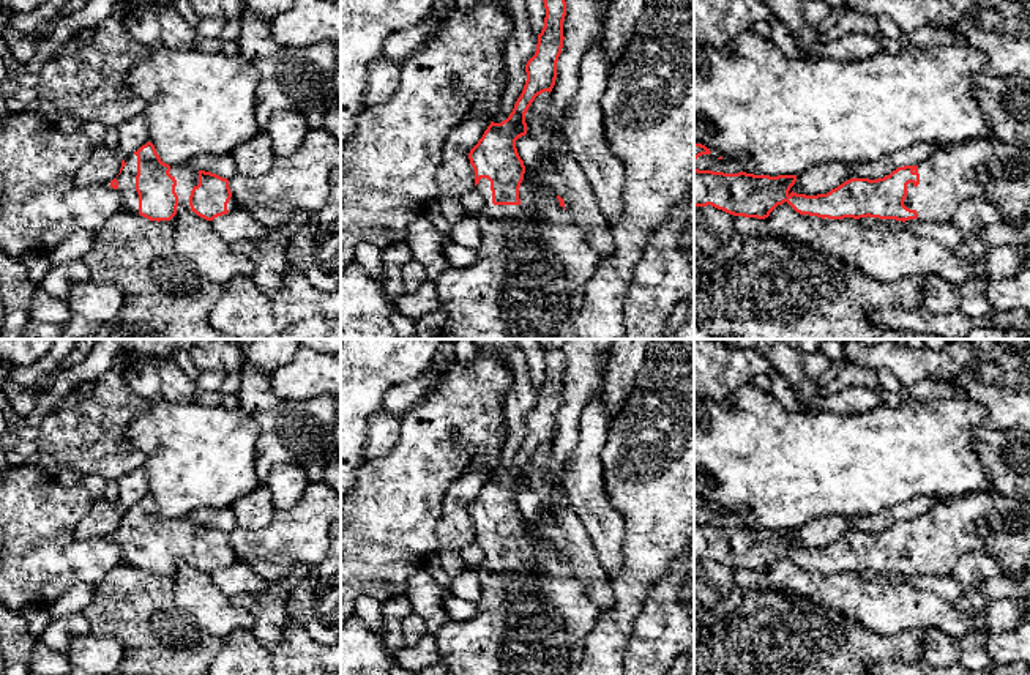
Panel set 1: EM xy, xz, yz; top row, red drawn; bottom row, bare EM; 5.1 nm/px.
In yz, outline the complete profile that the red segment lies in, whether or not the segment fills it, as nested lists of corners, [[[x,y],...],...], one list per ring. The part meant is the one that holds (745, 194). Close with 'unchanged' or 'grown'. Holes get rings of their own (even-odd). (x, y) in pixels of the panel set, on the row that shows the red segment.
[[[976,139],[964,144],[951,145],[935,151],[931,158],[918,166],[904,166],[890,175],[877,180],[850,178],[827,194],[806,196],[797,194],[790,188],[795,185],[797,175],[754,175],[746,172],[724,173],[713,170],[699,170],[694,167],[694,207],[711,205],[733,216],[765,219],[778,207],[787,202],[797,213],[828,219],[844,218],[879,218],[896,221],[920,222],[948,222],[953,221],[962,203],[981,197],[995,203],[1008,224],[1024,226],[1030,222],[1030,147],[1005,144],[994,139]]] | grown

